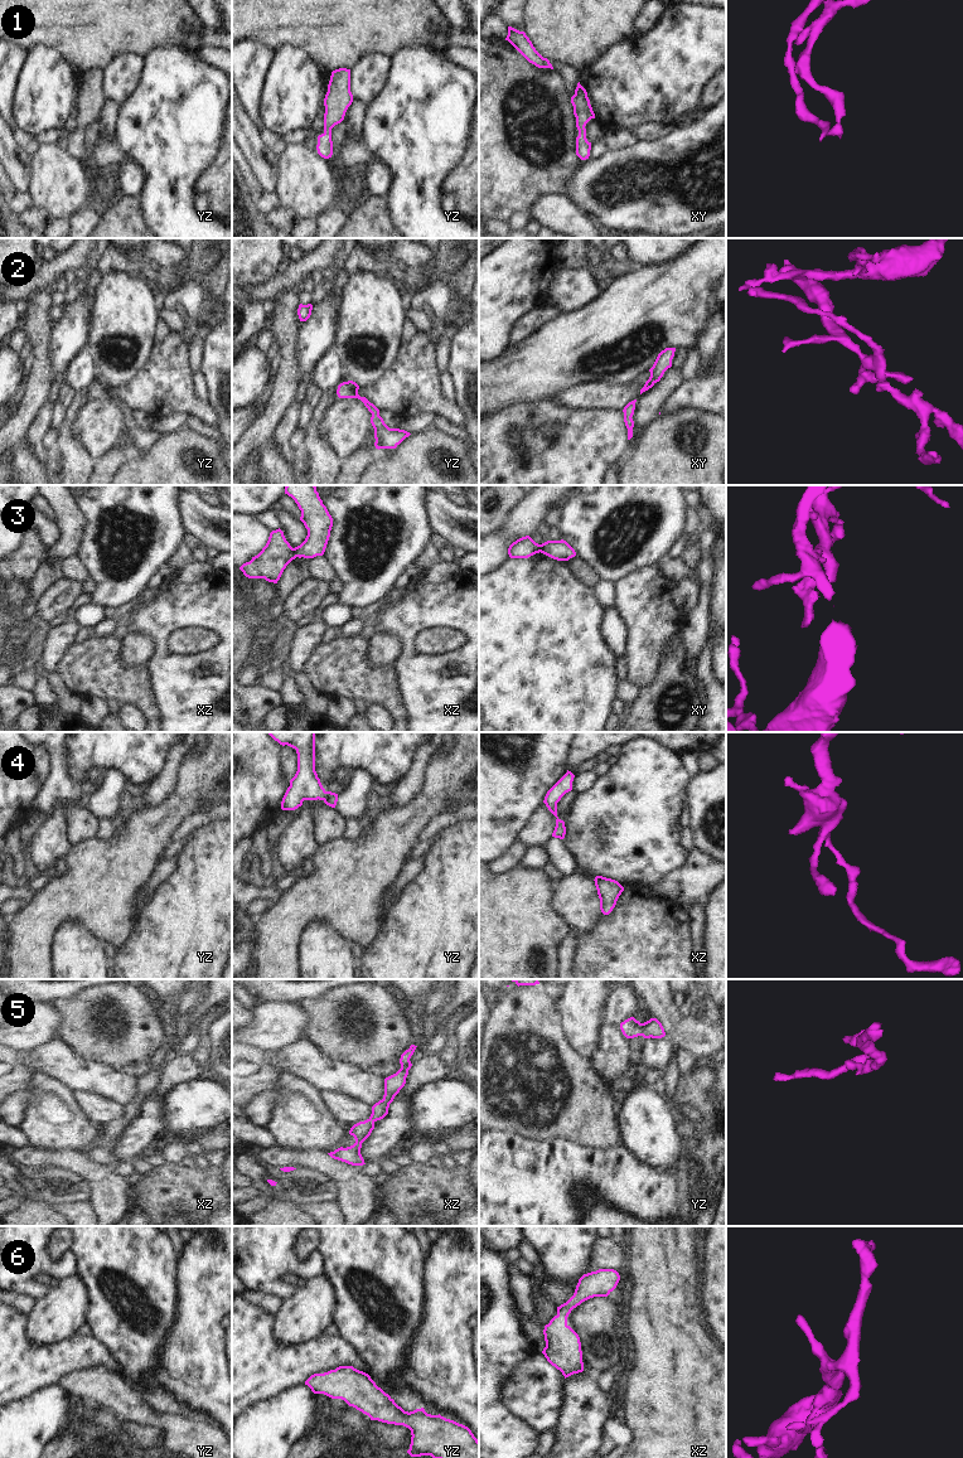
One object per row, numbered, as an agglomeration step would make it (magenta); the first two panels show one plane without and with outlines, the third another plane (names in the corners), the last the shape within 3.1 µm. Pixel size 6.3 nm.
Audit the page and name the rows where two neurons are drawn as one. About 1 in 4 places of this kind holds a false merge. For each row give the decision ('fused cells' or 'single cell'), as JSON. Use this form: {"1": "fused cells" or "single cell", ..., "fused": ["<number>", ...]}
{"1": "single cell", "2": "single cell", "3": "fused cells", "4": "single cell", "5": "single cell", "6": "single cell", "fused": ["3"]}

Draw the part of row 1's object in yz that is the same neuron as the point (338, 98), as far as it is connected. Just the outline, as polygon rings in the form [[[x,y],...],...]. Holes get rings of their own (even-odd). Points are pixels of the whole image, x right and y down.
[[[339,68],[332,72],[328,92],[324,98],[324,132],[318,136],[318,154],[329,159],[333,155],[332,129],[344,120],[353,102],[350,92],[350,69]]]

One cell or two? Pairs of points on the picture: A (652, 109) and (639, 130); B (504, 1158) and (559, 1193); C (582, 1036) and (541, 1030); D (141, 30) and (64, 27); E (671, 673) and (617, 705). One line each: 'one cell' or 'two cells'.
A: two cells
B: one cell
C: two cells
D: one cell
E: two cells

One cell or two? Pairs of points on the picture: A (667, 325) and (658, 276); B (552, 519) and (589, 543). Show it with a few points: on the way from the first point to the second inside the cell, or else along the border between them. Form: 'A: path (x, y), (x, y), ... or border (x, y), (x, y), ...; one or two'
A: path (666, 313), (658, 304), (658, 289); one
B: border (562, 502), (556, 524); two

